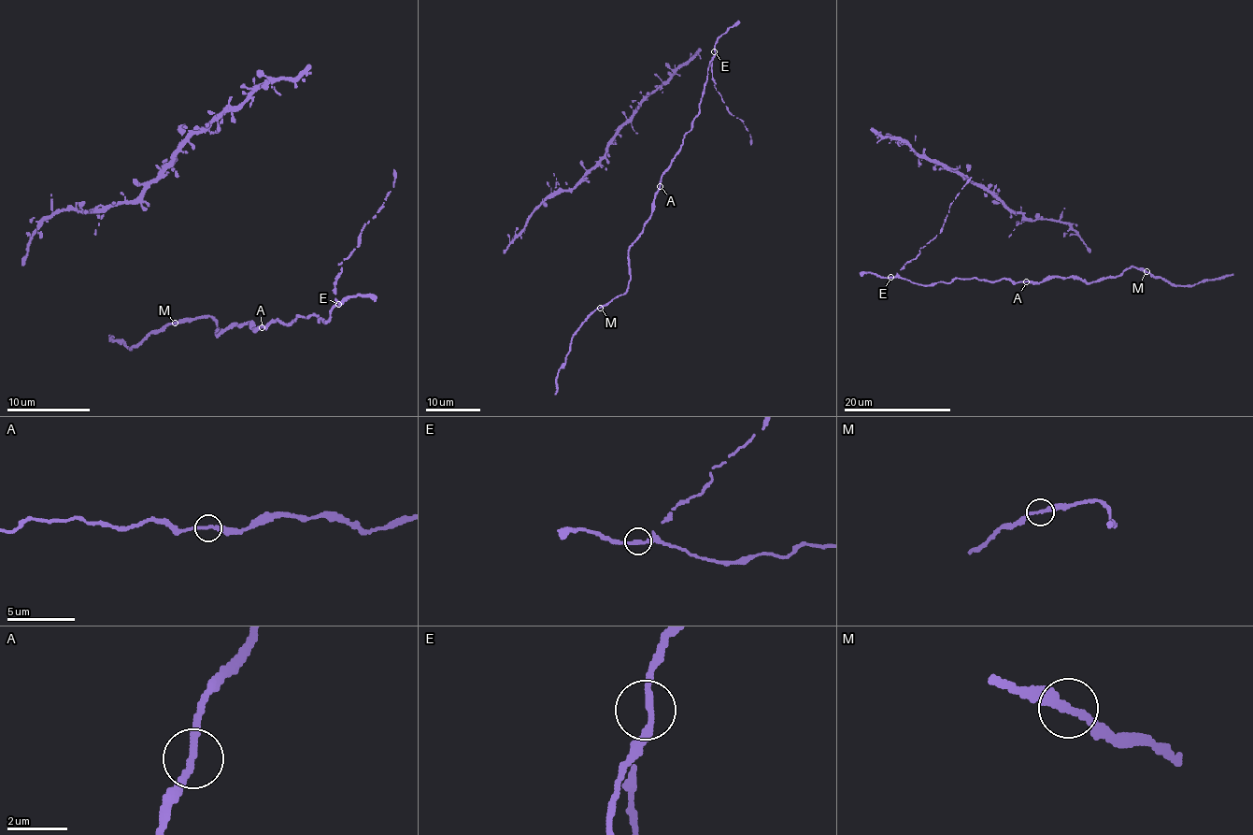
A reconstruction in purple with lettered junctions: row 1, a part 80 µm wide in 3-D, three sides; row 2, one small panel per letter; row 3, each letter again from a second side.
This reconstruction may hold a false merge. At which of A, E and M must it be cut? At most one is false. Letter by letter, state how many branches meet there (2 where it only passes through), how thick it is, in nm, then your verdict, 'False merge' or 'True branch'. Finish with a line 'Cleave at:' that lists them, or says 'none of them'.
A: Branches: 2. Thickness 260 nm. True branch
E: Branches: 2. Thickness 240 nm. True branch
M: Branches: 2. Thickness 240 nm. True branch
Cleave at: none of them

